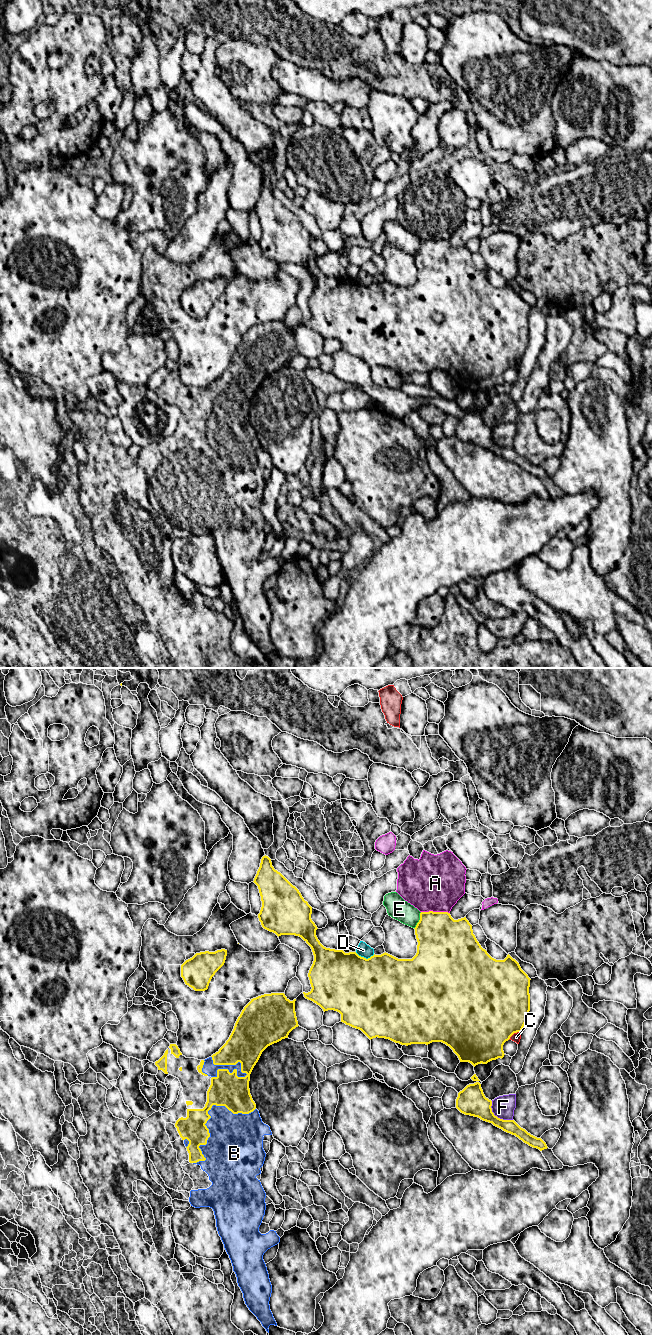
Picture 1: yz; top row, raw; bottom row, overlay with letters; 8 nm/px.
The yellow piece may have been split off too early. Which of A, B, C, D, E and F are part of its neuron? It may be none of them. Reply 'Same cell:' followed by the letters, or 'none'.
Same cell: B

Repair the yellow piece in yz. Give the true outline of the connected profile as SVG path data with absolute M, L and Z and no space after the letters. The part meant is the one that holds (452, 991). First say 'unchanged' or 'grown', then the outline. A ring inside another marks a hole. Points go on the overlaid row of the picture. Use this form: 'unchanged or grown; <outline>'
unchanged; M263 856L260 867L253 881L259 889L262 907L258 914L259 921L264 929L275 933L278 937L281 935L295 935L301 937L312 949L314 955L313 964L309 970L308 977L311 984L311 991L303 992L304 997L319 1005L323 1011L334 1010L341 1014L341 1022L353 1028L361 1030L370 1040L373 1038L385 1038L401 1045L411 1044L430 1044L432 1042L442 1042L449 1046L458 1056L460 1062L469 1062L474 1067L478 1064L487 1064L492 1060L504 1057L503 1045L510 1037L517 1032L521 1032L530 1011L530 978L521 969L519 963L509 954L504 960L496 960L492 958L485 949L481 947L473 934L472 925L466 917L454 920L448 912L421 912L420 920L415 929L415 935L418 942L417 953L412 959L398 959L388 953L381 955L373 955L366 959L359 956L356 952L345 953L343 949L335 950L324 947L316 936L318 929L311 919L312 907L304 900L299 890L293 886L280 872L274 869L271 859Z

